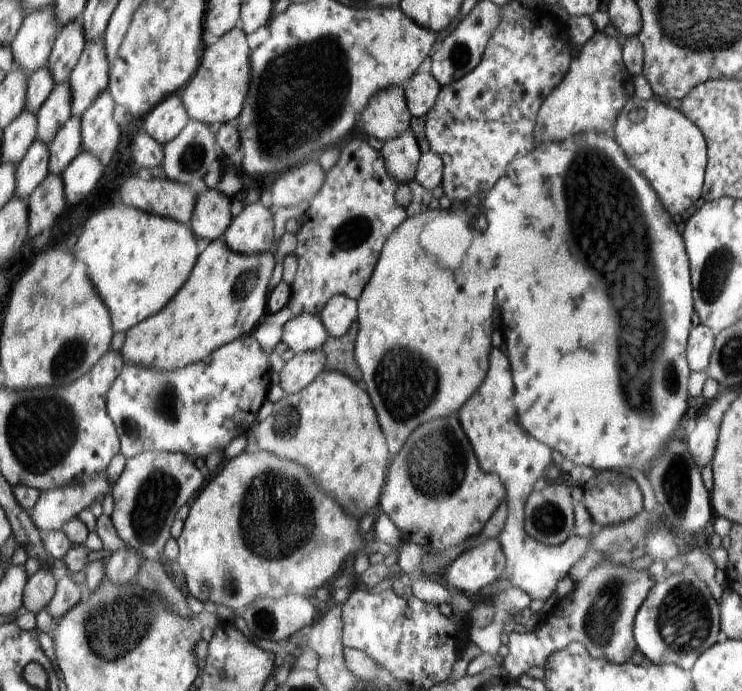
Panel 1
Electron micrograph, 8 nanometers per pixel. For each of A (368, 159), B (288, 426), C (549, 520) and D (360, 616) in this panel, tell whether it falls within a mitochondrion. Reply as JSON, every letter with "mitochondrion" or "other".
{"A":"other","B":"mitochondrion","C":"mitochondrion","D":"other"}

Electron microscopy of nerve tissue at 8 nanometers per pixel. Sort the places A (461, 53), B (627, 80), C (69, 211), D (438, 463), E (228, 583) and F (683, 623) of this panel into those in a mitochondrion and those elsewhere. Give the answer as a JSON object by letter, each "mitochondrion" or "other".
{"A":"mitochondrion","B":"other","C":"other","D":"mitochondrion","E":"mitochondrion","F":"mitochondrion"}

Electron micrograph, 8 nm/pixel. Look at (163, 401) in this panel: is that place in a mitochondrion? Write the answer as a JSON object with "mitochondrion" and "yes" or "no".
{"mitochondrion":"yes"}

